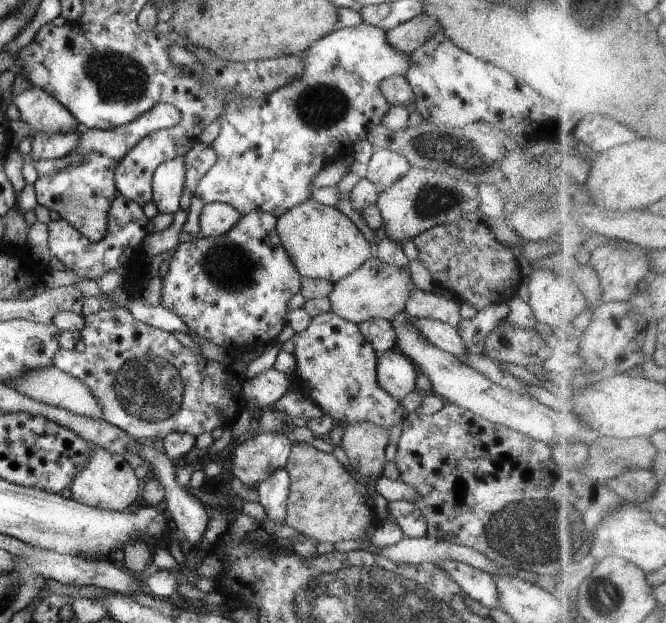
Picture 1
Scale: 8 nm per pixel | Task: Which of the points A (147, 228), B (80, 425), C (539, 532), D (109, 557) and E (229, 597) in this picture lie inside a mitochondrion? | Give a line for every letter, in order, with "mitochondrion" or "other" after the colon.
A: other
B: other
C: mitochondrion
D: other
E: other

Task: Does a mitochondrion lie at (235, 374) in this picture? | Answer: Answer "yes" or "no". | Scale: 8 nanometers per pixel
no

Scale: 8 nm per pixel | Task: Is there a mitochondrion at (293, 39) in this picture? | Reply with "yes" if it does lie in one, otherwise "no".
no

